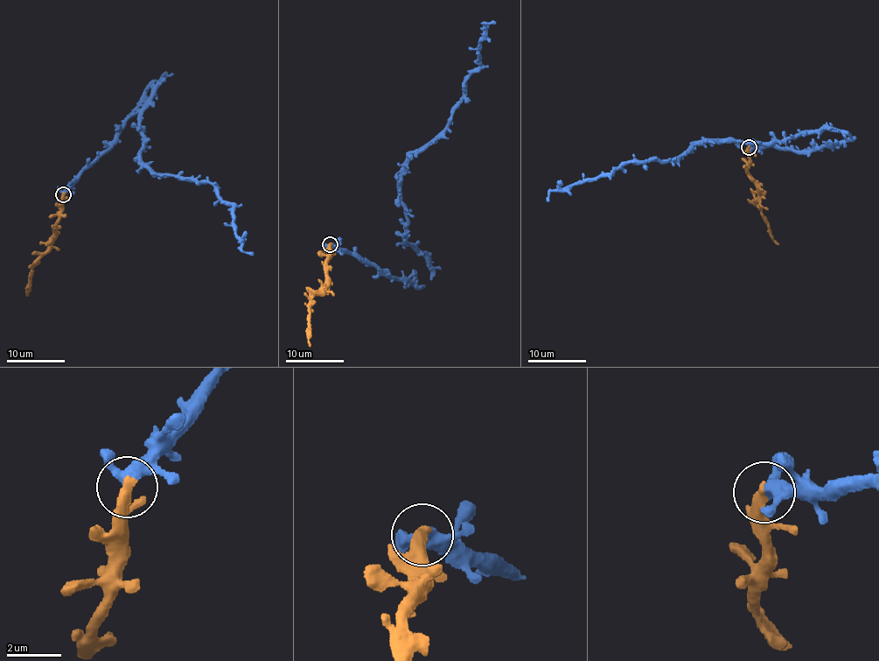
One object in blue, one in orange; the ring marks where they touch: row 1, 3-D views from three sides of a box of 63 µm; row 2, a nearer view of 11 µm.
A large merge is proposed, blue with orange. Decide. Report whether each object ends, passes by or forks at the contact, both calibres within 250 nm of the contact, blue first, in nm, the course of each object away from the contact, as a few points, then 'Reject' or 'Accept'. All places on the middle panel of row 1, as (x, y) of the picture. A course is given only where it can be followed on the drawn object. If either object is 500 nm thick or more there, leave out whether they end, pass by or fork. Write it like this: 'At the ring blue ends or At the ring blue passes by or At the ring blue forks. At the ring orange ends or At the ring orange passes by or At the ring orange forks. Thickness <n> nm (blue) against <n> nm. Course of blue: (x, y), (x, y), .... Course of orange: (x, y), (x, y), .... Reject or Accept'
At the ring blue passes by. At the ring orange ends. Thickness 400 nm (blue) against 440 nm. Course of blue: (331, 244), (424, 284), (426, 254), (406, 242), (401, 175), (442, 132), (479, 66), (484, 24), (496, 22). Course of orange: (331, 244), (332, 254), (326, 265), (324, 288), (310, 305), (310, 347). Accept

